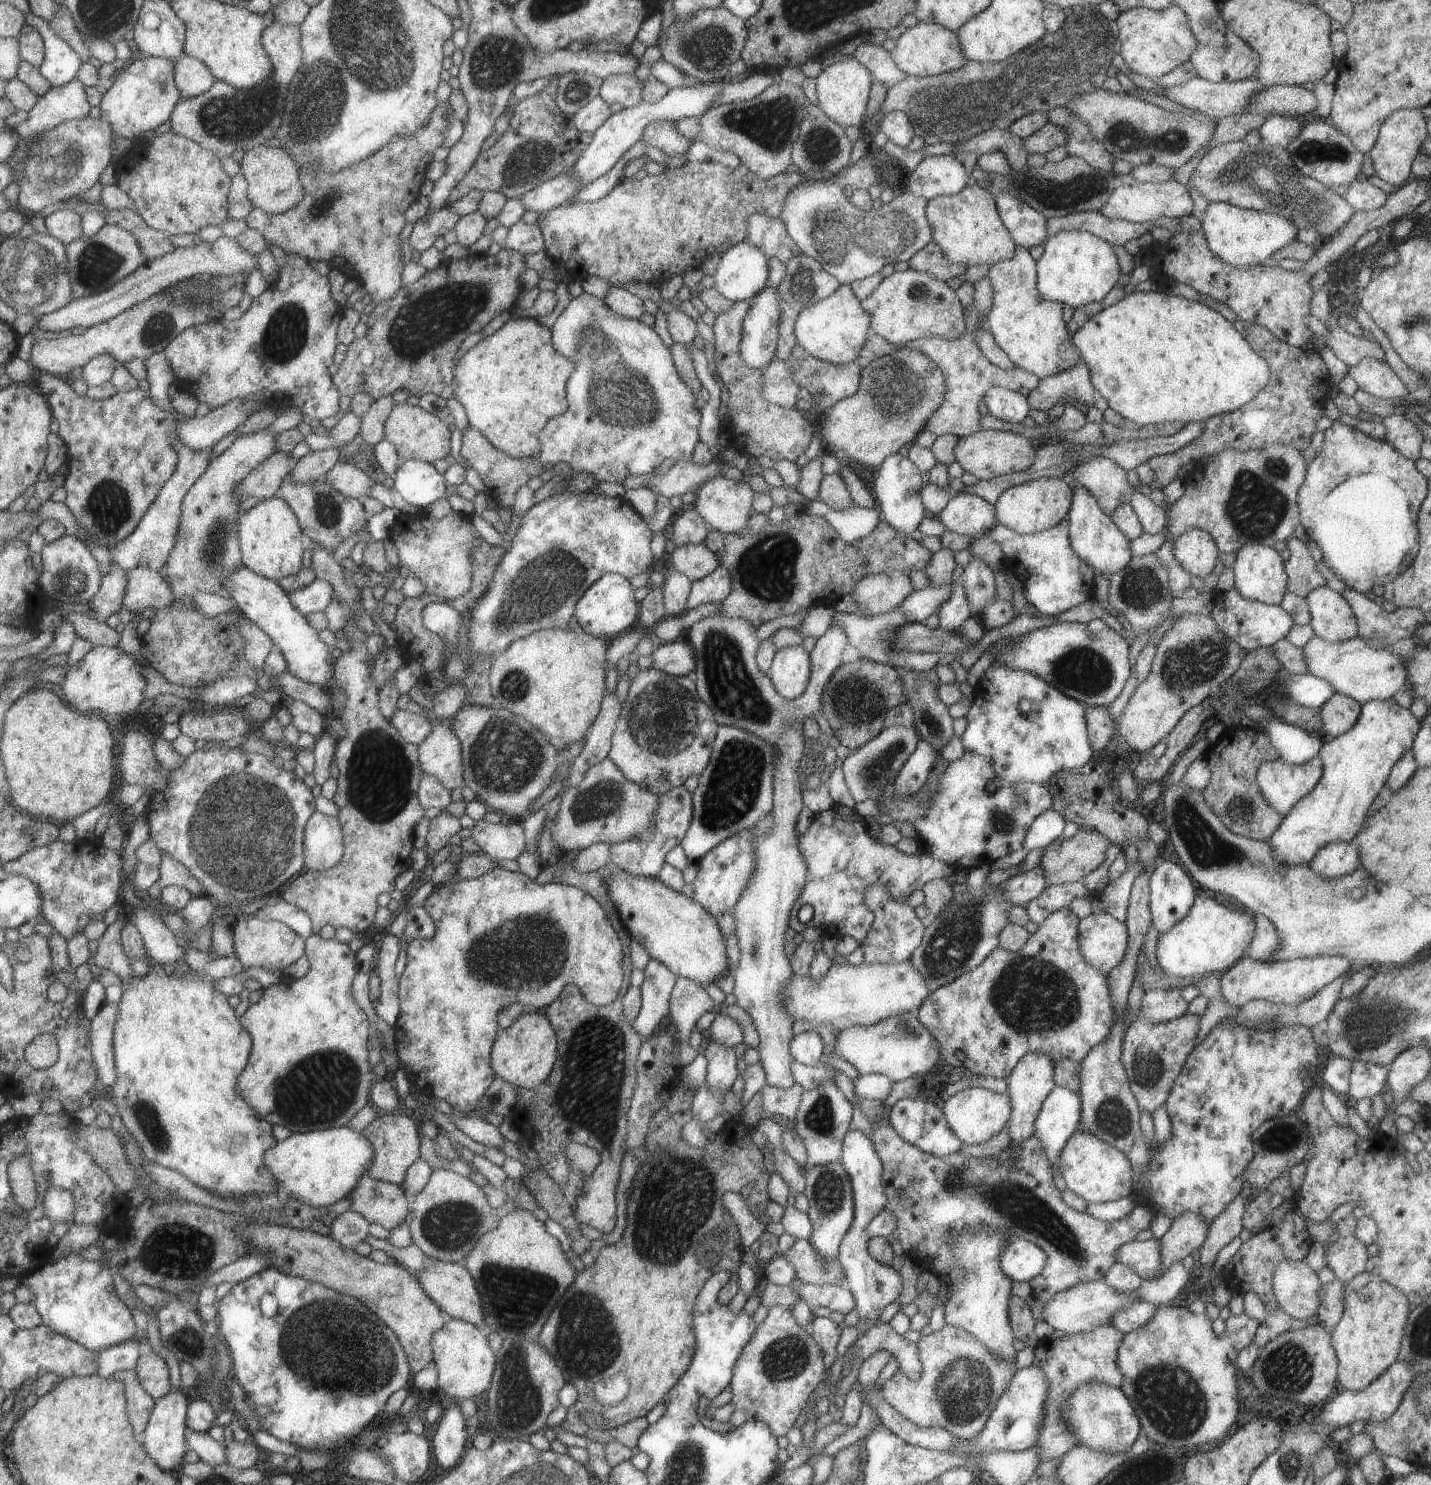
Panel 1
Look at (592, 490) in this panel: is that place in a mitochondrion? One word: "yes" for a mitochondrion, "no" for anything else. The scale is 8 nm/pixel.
no

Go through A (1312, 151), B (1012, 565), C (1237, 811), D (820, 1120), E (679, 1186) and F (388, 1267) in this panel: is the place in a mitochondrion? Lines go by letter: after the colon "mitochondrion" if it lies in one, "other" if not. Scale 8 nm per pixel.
A: mitochondrion
B: other
C: mitochondrion
D: mitochondrion
E: mitochondrion
F: other

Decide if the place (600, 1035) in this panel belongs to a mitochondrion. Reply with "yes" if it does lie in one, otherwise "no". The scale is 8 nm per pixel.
yes

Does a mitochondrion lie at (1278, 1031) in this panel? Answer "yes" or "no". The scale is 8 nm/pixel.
no

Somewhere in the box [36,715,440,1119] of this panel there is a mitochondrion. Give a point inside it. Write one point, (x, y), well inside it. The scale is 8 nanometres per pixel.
(241, 832)

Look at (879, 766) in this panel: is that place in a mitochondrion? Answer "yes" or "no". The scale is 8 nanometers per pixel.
yes

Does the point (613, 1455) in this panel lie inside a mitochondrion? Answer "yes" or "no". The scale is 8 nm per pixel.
no

